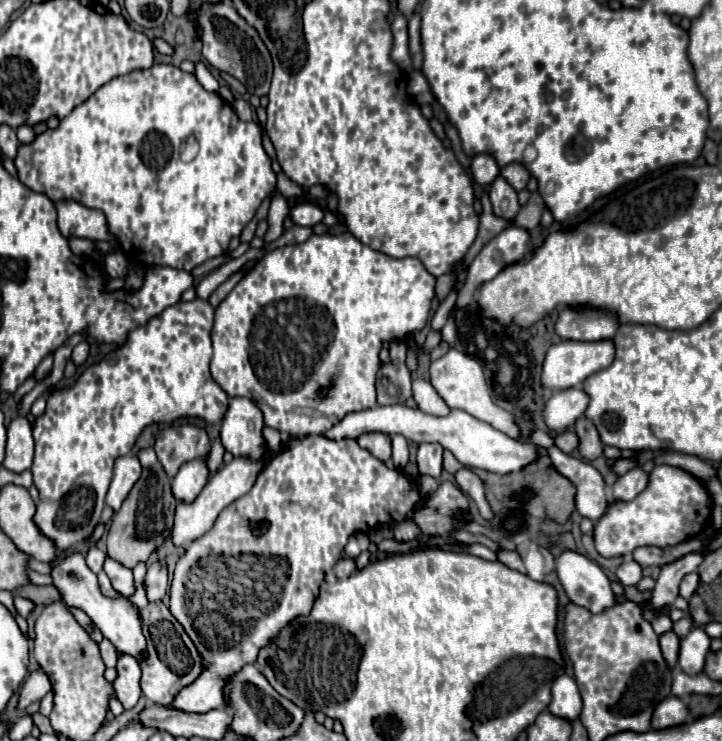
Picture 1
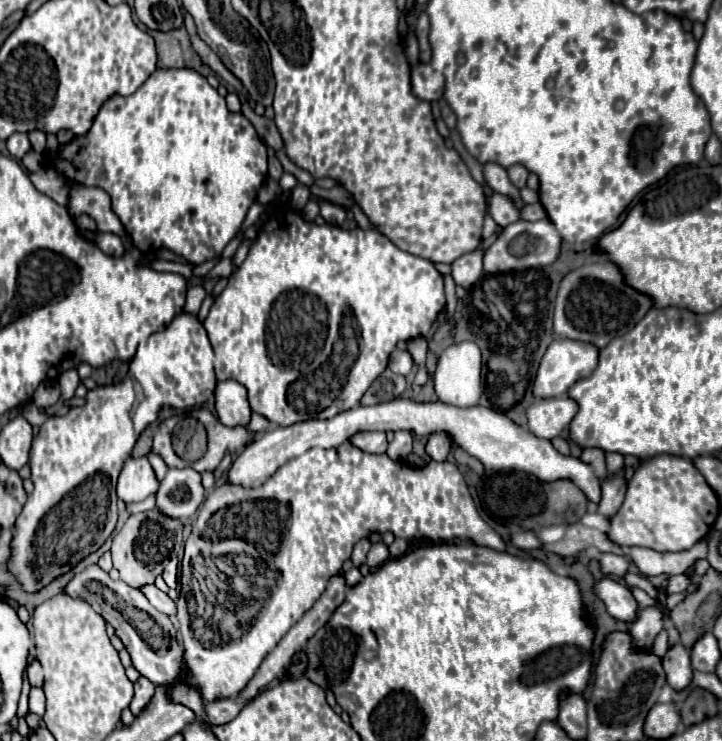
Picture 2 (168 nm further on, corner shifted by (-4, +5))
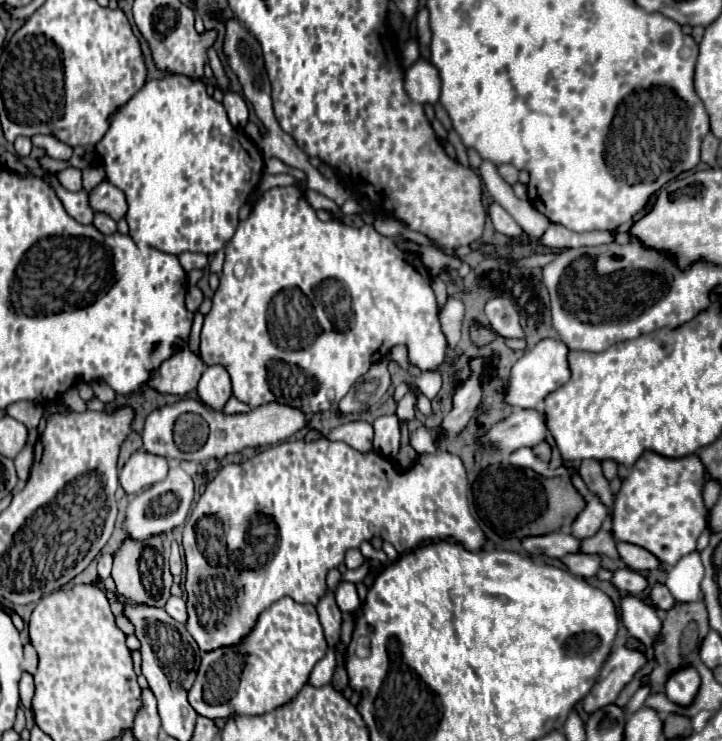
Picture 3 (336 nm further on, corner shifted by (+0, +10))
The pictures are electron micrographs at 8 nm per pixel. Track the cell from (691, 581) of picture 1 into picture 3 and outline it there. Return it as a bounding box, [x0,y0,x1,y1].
[612,570,650,596]

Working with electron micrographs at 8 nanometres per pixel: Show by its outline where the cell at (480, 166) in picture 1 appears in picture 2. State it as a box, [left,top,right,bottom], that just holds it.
[484,163,524,211]

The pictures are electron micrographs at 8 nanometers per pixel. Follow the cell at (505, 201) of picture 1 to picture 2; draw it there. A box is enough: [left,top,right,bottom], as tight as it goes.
[488,193,520,227]

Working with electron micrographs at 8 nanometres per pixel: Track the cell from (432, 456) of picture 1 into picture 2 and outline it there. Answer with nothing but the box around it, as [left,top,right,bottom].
[426,431,452,461]

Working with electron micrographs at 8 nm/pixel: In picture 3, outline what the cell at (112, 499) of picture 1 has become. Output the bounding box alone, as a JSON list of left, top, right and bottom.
[120,450,168,494]

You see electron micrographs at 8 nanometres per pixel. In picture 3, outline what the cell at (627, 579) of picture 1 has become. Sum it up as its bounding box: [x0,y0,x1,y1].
[562,554,602,576]

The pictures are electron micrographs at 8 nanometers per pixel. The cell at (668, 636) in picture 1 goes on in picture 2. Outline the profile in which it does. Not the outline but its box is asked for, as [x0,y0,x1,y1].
[664,647,692,691]

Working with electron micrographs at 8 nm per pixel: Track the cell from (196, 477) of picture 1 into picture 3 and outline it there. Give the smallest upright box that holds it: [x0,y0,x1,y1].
[124,466,194,538]

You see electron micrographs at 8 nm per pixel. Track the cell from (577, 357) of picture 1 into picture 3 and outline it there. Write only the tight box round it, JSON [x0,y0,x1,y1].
[506,338,572,408]

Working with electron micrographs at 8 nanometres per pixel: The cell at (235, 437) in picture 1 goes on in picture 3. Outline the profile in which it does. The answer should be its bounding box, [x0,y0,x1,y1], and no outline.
[198,366,232,410]

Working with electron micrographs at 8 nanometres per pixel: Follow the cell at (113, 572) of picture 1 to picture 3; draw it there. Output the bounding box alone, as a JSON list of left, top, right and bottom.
[164,596,186,622]

